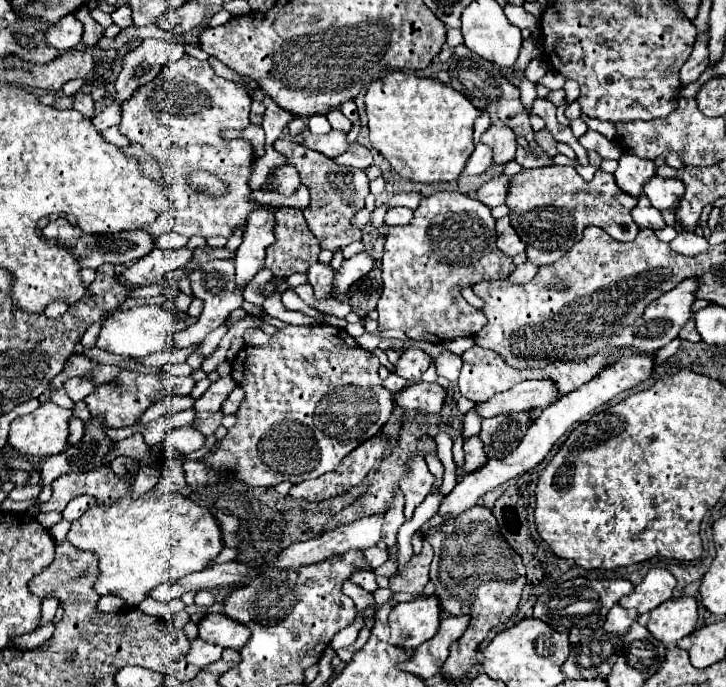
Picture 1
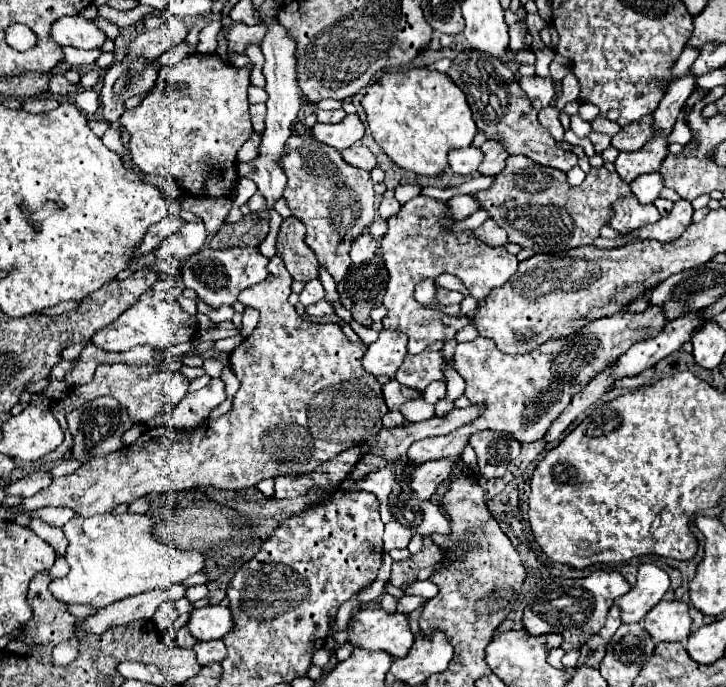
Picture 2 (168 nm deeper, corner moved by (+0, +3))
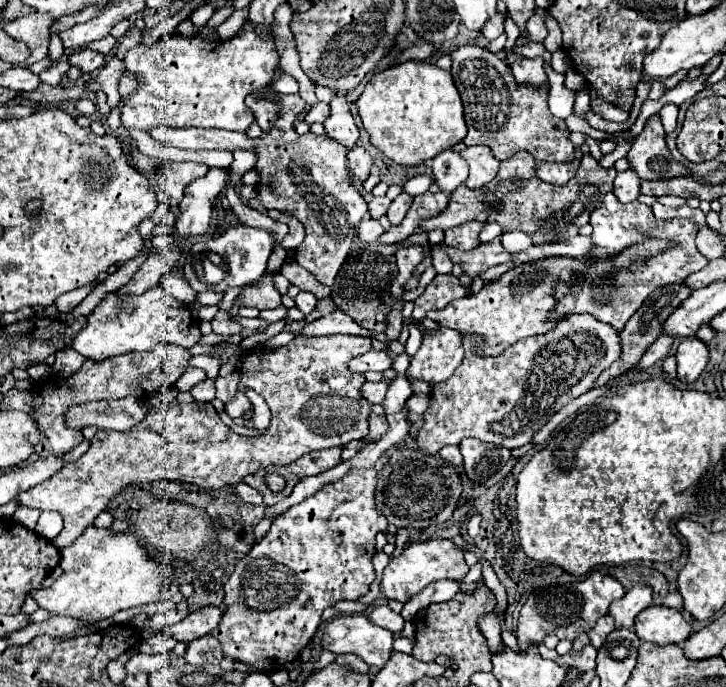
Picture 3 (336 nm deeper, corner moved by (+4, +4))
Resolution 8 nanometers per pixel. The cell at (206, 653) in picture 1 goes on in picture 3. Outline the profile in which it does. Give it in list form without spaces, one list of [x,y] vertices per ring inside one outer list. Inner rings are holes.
[[[214,635],[198,637],[188,643],[184,659],[190,665],[218,665],[222,661],[222,647]]]

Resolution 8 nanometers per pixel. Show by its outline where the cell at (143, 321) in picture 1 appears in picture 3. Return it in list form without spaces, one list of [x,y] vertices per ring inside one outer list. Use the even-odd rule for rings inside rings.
[[[156,285],[138,297],[108,295],[106,299],[102,299],[102,303],[88,315],[88,325],[82,333],[76,335],[72,349],[88,359],[102,361],[130,351],[148,351],[162,341],[180,347],[192,347],[200,341],[200,337],[200,329],[194,323],[188,307],[174,299],[160,285]]]

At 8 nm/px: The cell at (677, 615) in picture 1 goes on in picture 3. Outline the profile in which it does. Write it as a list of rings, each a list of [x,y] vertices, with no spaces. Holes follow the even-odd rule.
[[[650,605],[636,617],[634,631],[642,641],[650,641],[656,645],[680,645],[690,637],[692,627],[688,621],[684,621],[678,609]]]

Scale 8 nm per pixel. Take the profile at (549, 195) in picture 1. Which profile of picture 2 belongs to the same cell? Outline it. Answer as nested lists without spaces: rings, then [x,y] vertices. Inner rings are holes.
[[[508,156],[506,168],[494,178],[494,184],[474,194],[480,208],[508,232],[510,242],[546,254],[592,244],[610,218],[610,204],[622,196],[630,196],[628,184],[604,166],[590,168],[586,180],[572,188],[566,182],[566,174],[536,164],[526,156]]]

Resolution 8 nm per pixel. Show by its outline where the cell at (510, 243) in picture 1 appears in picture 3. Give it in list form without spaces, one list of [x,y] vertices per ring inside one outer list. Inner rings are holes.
[[[470,221],[460,227],[452,227],[444,233],[446,235],[444,243],[450,247],[458,247],[458,249],[474,249],[480,245],[482,227],[484,227],[484,223],[478,223],[478,221]]]

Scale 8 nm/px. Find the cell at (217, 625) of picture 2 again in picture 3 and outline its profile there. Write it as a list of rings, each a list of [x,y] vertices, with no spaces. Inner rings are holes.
[[[208,605],[208,607],[202,607],[202,609],[194,611],[194,613],[190,613],[186,619],[182,619],[180,623],[172,625],[166,631],[176,641],[190,643],[192,639],[198,639],[198,637],[208,635],[210,631],[214,631],[220,621],[222,621],[222,609],[214,607],[214,605]]]

